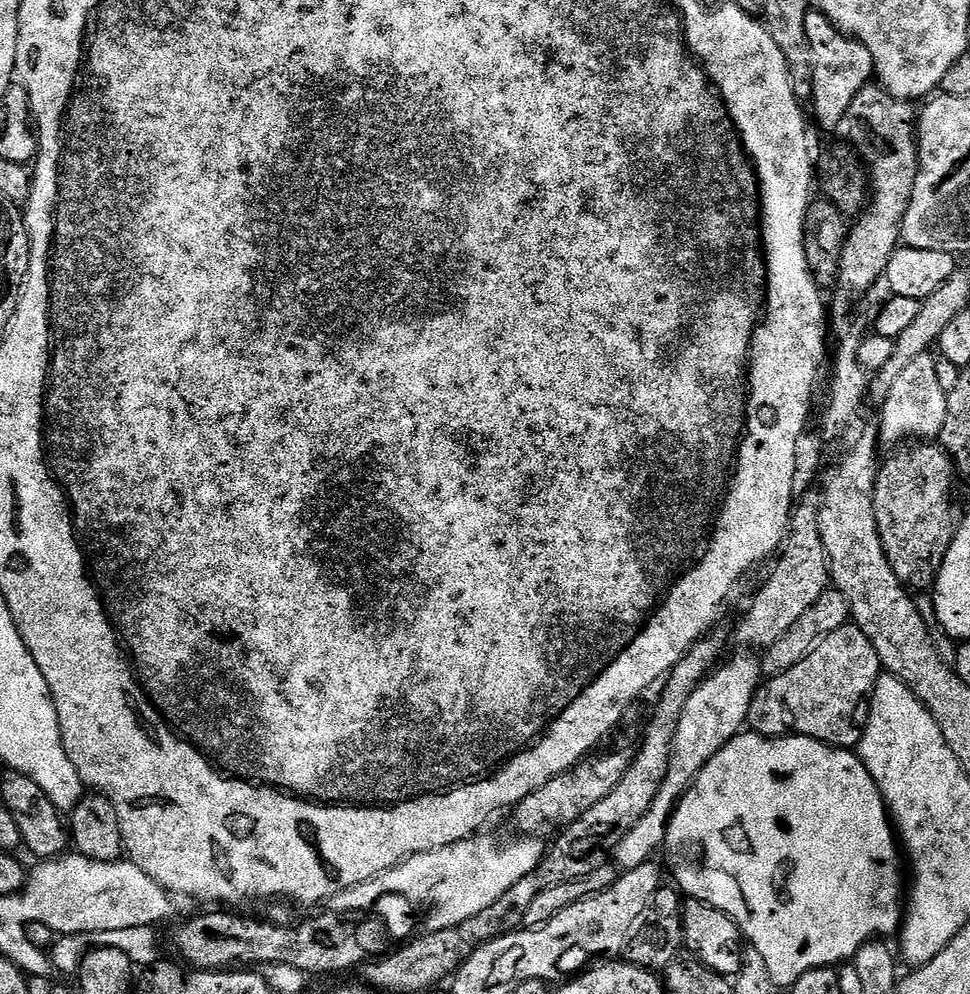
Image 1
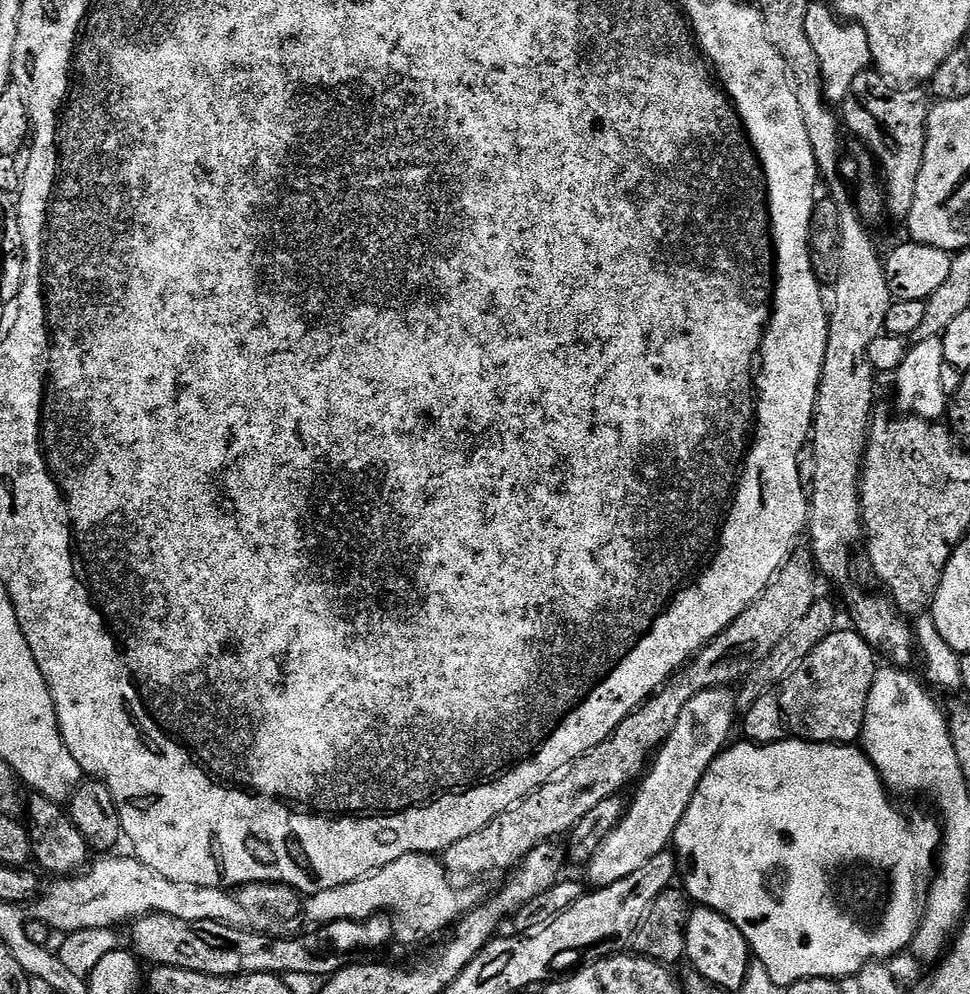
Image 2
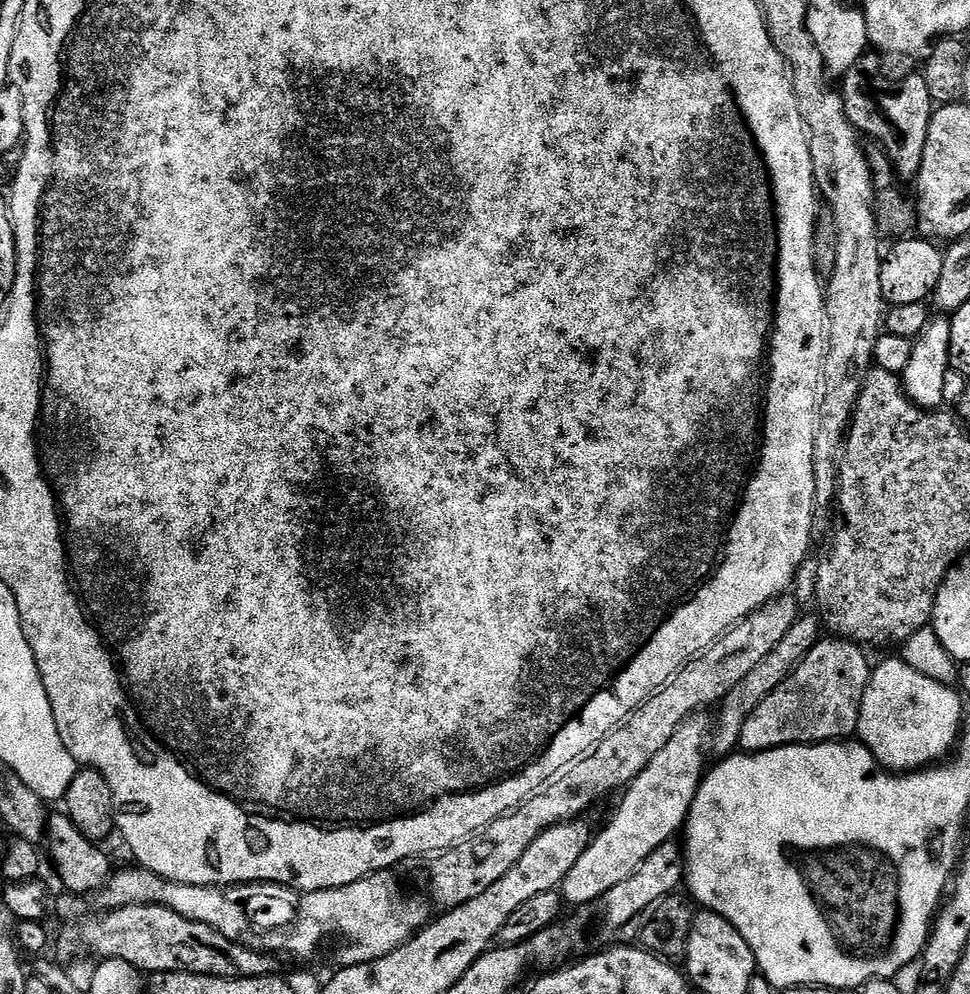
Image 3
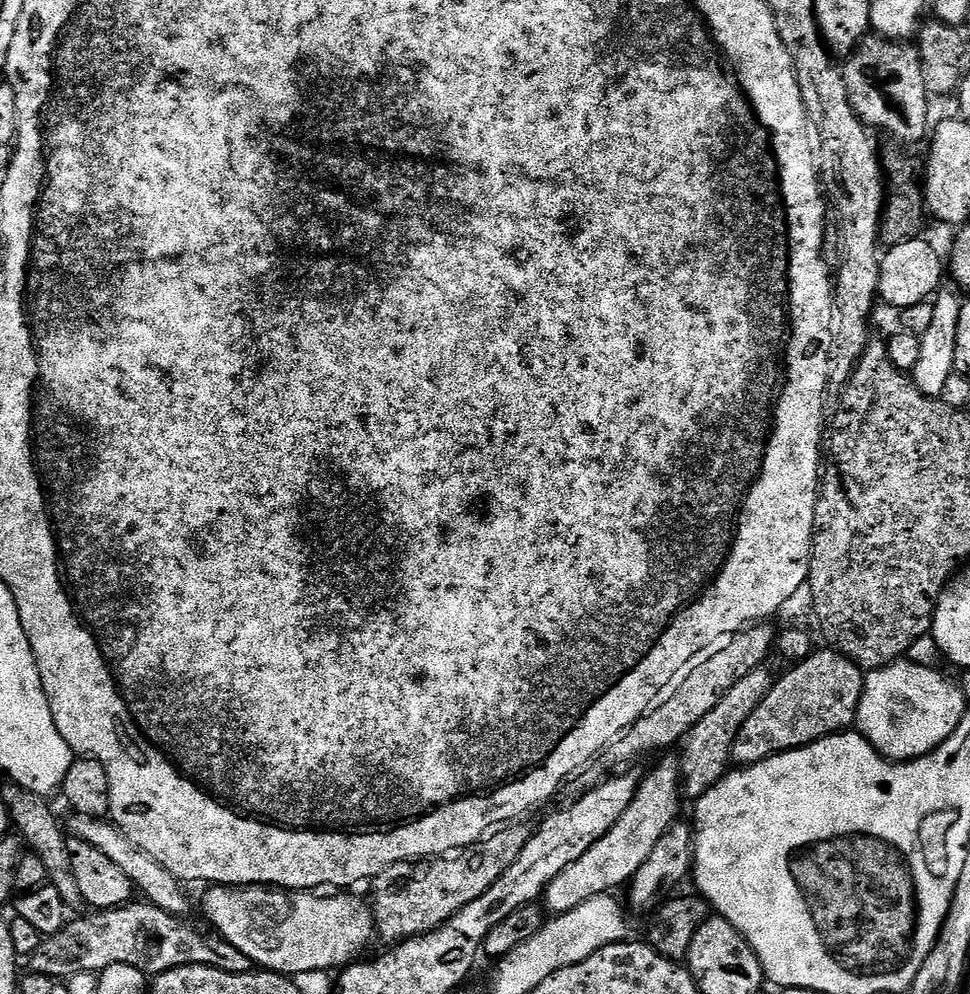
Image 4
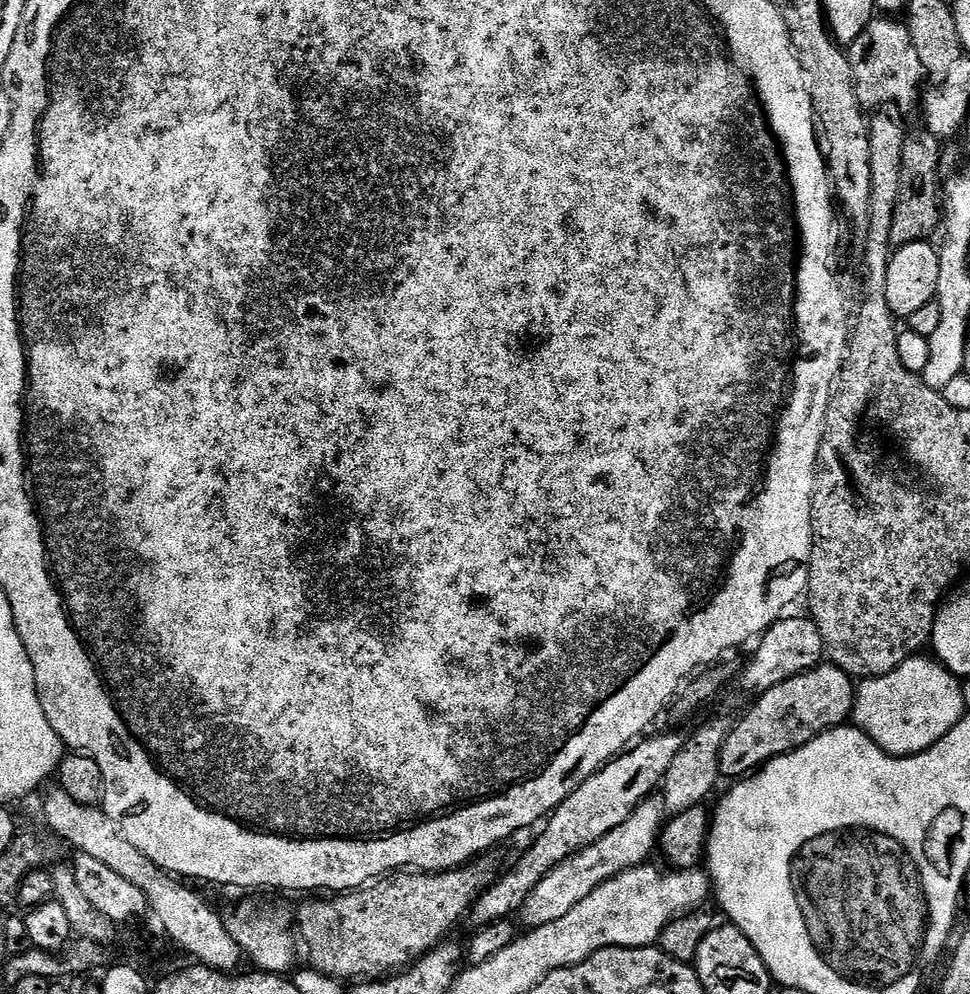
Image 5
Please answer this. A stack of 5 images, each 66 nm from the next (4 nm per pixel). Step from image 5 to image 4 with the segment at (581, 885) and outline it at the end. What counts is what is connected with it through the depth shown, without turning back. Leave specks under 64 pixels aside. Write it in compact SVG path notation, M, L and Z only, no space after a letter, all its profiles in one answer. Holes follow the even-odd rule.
M672 754L664 758L649 776L645 775L641 779L634 802L626 806L626 814L618 818L616 825L601 840L594 842L594 846L590 846L590 850L586 850L578 862L570 862L570 866L566 866L566 870L562 870L562 874L550 882L542 897L543 907L549 913L569 912L590 898L615 893L615 888L623 889L640 869L642 862L650 858L654 846L658 846L658 838L662 838L662 834L666 834L666 830L677 823L679 816L676 815L680 812L682 801L680 761Z

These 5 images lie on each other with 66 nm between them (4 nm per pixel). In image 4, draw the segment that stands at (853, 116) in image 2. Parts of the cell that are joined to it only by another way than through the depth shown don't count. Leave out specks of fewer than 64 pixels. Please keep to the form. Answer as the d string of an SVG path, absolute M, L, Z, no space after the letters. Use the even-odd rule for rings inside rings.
M869 34L860 41L856 51L843 61L842 71L850 106L869 129L893 136L897 140L893 141L900 146L916 144L924 135L924 139L929 135L930 97L926 82L922 82L919 47L908 42L886 40L879 34Z

